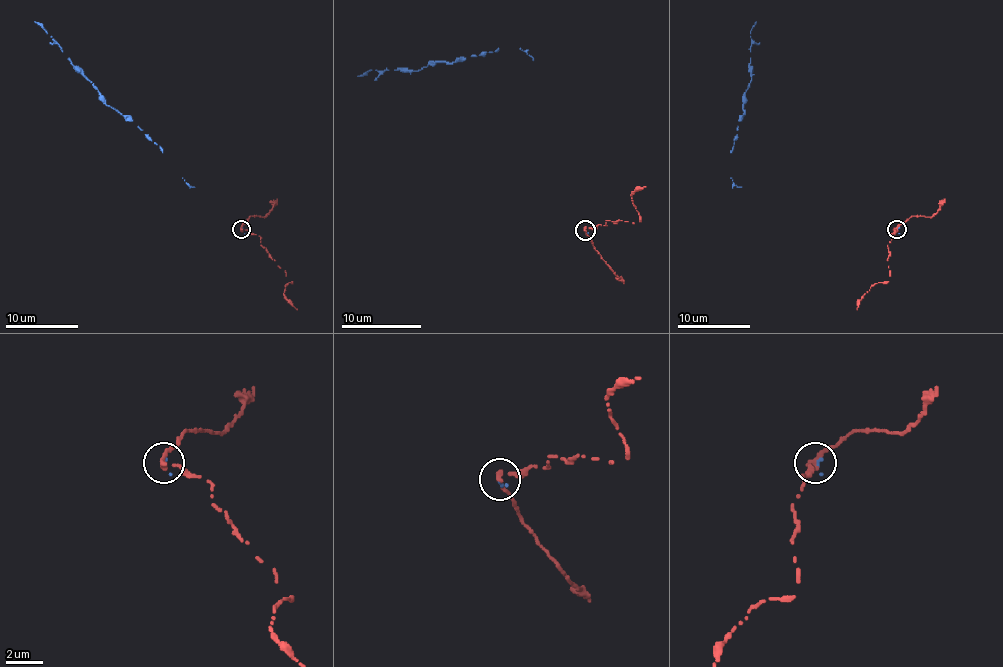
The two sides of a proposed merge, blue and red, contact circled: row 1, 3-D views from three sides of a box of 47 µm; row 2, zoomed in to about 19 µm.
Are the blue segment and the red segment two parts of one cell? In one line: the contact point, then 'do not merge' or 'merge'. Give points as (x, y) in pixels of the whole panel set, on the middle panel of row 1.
place (585, 230); merge

